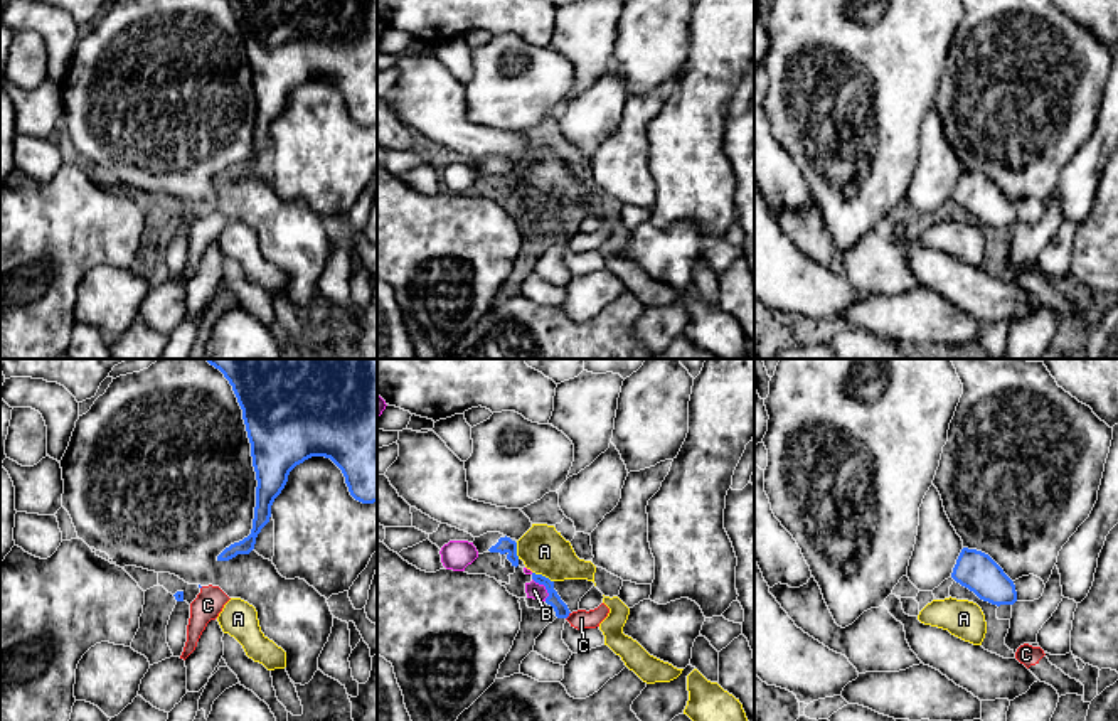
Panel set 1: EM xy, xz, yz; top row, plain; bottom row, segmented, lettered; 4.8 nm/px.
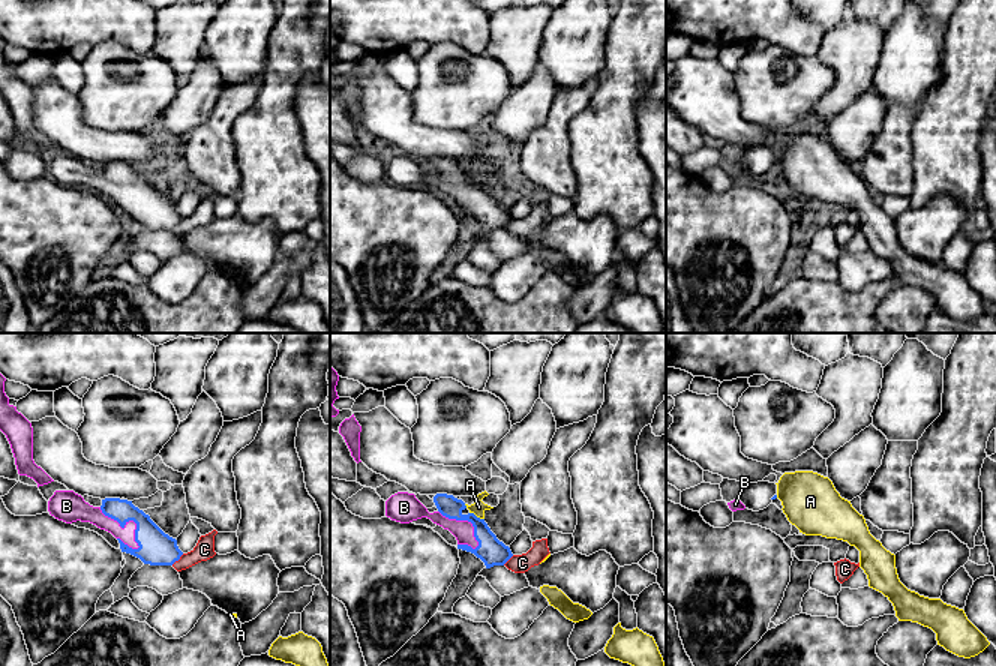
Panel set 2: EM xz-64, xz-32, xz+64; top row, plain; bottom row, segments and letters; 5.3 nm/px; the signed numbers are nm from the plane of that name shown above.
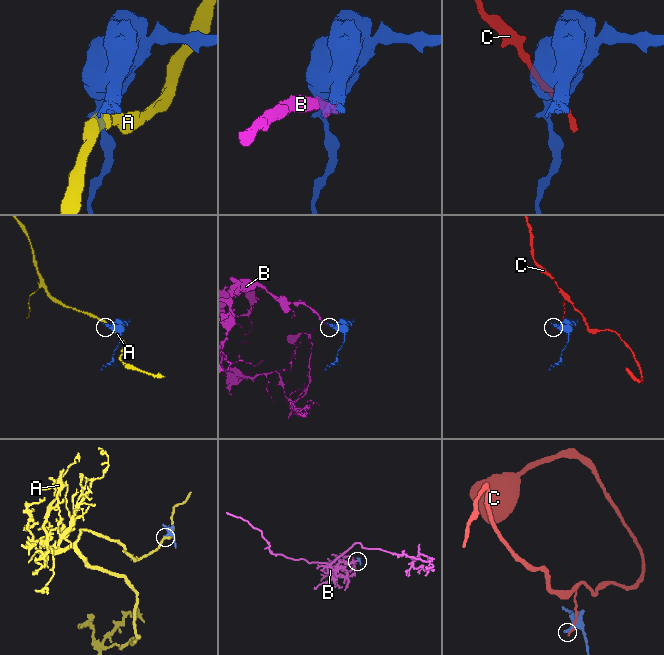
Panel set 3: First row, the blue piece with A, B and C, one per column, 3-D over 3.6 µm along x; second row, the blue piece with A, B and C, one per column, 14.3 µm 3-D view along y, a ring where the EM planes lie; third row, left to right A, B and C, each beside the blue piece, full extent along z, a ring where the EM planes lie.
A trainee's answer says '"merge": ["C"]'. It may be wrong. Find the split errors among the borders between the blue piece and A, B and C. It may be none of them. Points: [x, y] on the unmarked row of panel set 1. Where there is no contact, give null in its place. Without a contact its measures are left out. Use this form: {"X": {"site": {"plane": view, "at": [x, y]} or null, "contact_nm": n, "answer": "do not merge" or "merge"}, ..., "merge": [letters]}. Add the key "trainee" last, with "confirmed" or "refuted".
{"A": {"site": {"plane": "xz", "at": [543, 199]}, "contact_nm": 120, "answer": "do not merge"}, "B": {"site": {"plane": "xz", "at": [546, 211]}, "contact_nm": 130, "answer": "merge"}, "C": {"site": {"plane": "xz", "at": [568, 238]}, "contact_nm": 40, "answer": "do not merge"}, "merge": ["B"], "trainee": "refuted"}

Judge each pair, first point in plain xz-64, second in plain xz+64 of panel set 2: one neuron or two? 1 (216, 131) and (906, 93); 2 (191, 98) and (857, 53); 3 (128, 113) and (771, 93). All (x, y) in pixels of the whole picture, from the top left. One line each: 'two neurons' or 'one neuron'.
1: two neurons
2: two neurons
3: one neuron

